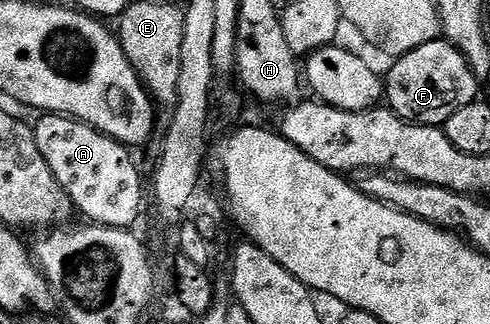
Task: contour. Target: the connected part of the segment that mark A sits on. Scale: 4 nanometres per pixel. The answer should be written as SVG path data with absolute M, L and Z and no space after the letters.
M46 113L38 116L38 121L35 121L35 128L33 134L35 135L35 143L39 143L39 152L43 154L43 159L47 159L47 167L51 167L51 171L55 175L55 179L59 179L59 183L63 187L63 191L67 191L67 195L73 201L74 210L78 214L81 213L85 216L86 222L94 225L106 225L107 227L115 227L116 229L132 230L133 224L141 217L141 200L146 200L147 189L141 186L141 173L137 170L137 161L132 157L130 150L126 146L122 145L120 141L117 141L113 137L109 137L106 133L100 133L95 127L91 127L87 123L77 121L73 117L67 117L59 113Z

